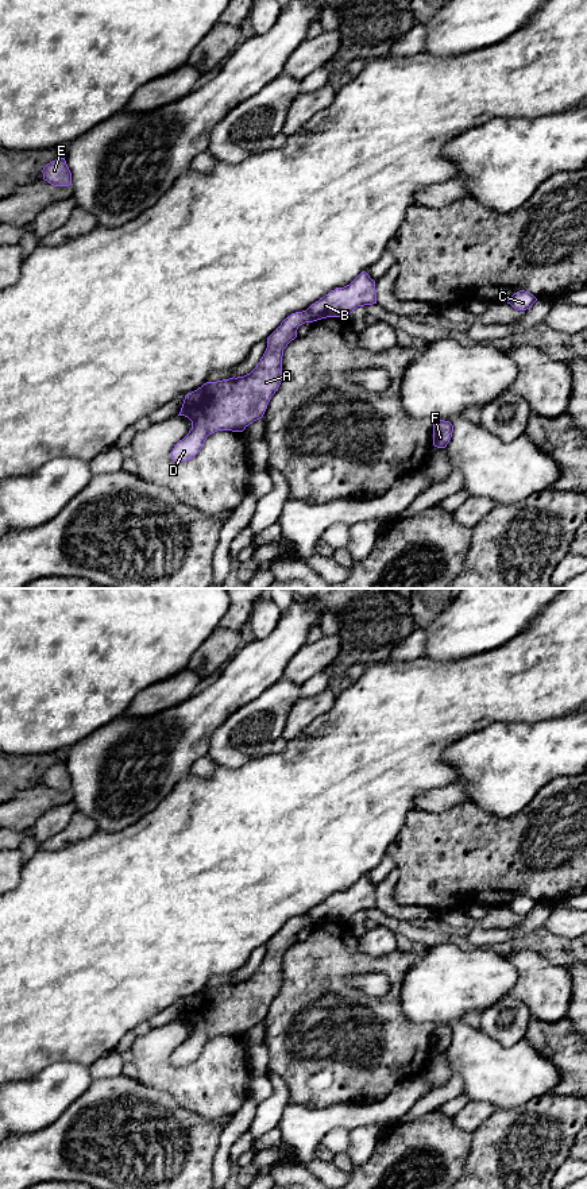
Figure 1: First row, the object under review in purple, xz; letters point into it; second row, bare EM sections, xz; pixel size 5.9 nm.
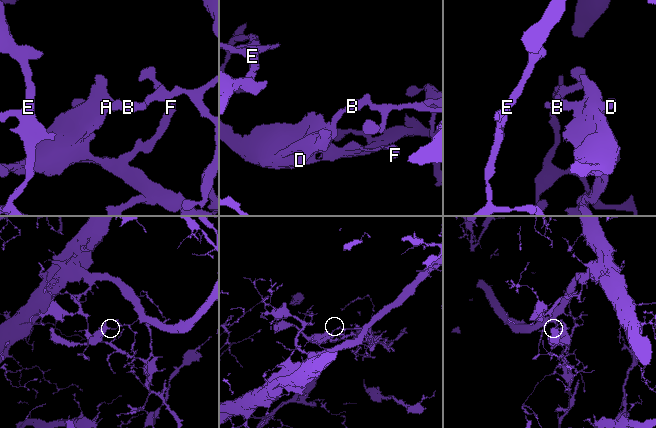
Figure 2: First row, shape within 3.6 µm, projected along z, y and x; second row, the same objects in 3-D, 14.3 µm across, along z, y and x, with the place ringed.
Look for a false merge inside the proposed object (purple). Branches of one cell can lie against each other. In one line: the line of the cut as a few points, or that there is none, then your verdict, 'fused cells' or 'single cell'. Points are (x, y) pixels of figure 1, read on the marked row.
cut xz (305, 311), (315, 320); fused cells

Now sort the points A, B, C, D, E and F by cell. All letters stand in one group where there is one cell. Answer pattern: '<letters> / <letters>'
A D F / B C E

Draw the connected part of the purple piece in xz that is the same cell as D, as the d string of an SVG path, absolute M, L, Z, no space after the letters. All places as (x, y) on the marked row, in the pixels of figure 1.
M306 310L291 313L267 337L267 348L250 374L206 382L186 394L178 416L188 417L192 429L174 445L173 460L193 459L206 437L217 431L243 432L262 418L282 381L283 350L297 337L300 325L313 321Z

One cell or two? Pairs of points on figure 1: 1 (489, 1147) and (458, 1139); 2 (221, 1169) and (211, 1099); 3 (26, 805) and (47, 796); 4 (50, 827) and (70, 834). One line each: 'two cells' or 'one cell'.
1: two cells
2: two cells
3: one cell
4: two cells

